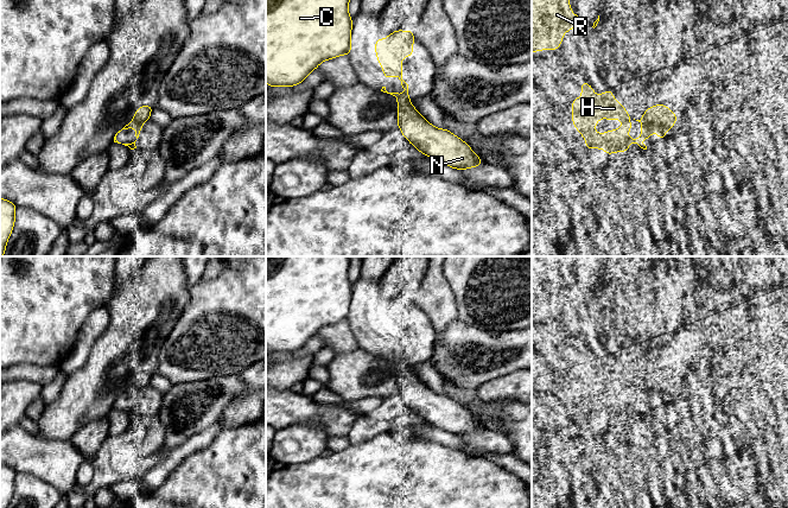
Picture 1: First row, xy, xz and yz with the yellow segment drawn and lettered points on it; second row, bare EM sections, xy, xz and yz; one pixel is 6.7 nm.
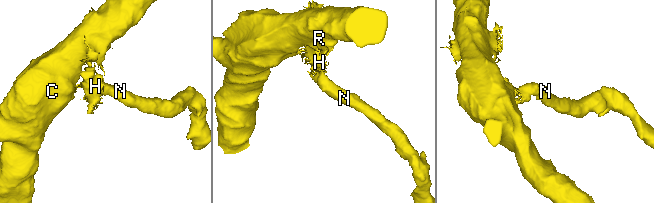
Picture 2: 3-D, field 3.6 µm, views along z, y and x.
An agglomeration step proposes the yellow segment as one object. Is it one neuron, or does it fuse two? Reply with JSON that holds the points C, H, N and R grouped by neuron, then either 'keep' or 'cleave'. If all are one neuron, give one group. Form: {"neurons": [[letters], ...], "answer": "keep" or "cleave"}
{"neurons": [["C", "H", "R"], ["N"]], "answer": "cleave"}

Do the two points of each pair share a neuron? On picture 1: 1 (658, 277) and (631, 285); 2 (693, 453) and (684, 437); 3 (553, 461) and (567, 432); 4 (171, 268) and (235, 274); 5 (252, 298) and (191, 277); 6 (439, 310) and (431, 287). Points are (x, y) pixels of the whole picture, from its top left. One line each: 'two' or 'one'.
1: two
2: one
3: two
4: two
5: two
6: one

